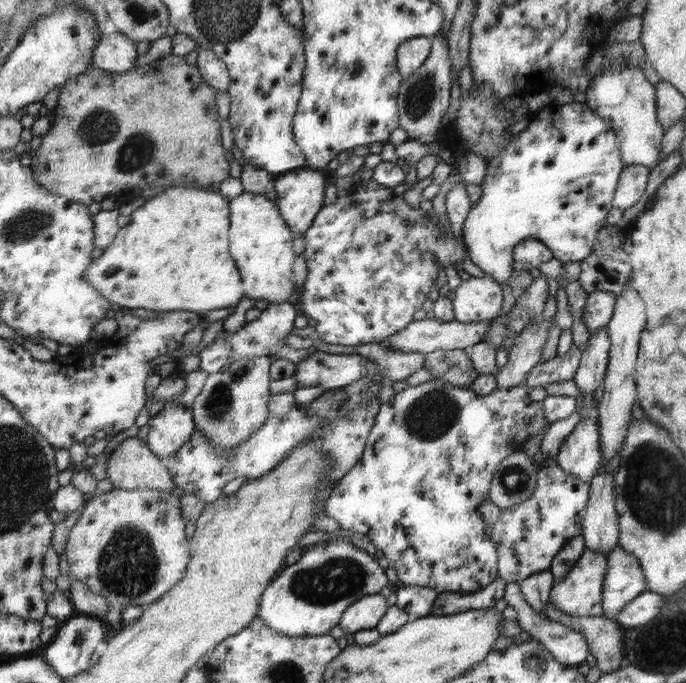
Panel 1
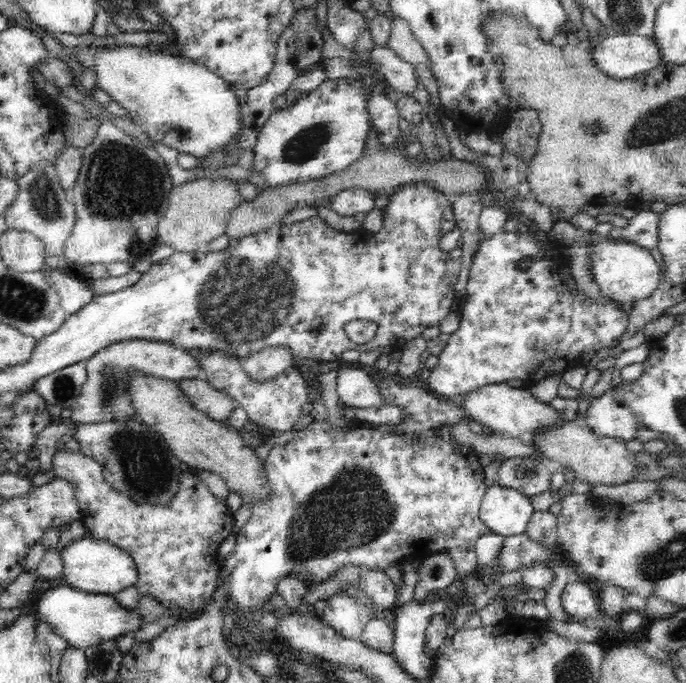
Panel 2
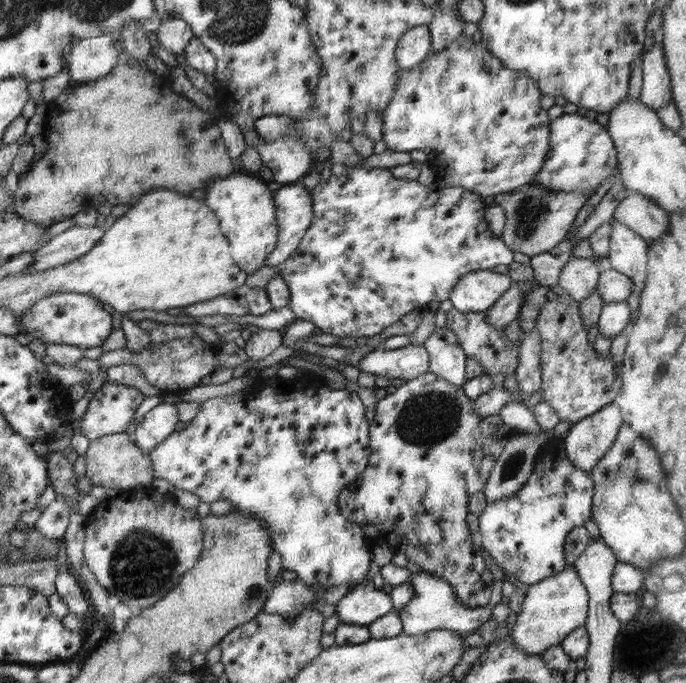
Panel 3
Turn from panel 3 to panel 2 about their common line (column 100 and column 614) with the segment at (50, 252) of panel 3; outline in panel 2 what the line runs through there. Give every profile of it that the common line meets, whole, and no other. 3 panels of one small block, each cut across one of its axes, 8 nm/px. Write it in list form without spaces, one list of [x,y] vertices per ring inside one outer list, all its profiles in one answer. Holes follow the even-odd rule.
[[[639,207],[638,213],[628,220],[626,226],[621,228],[613,227],[606,235],[610,239],[624,239],[634,245],[640,245],[652,250],[660,242],[658,218],[660,218],[660,213],[645,207]]]

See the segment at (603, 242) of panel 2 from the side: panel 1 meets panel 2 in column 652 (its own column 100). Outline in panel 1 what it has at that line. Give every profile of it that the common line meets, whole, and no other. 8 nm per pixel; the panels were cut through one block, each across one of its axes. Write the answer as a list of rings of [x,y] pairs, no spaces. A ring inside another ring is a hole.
[[[168,188],[166,192],[162,192],[162,196],[156,196],[152,200],[148,200],[144,206],[140,206],[138,209],[130,214],[130,221],[125,227],[120,227],[116,233],[115,239],[108,248],[104,248],[102,257],[98,257],[97,260],[93,260],[93,264],[87,268],[87,272],[83,274],[83,277],[95,288],[102,292],[102,296],[106,297],[106,300],[110,300],[110,303],[115,304],[117,308],[124,307],[128,309],[144,308],[146,310],[155,310],[156,312],[168,312],[170,311],[190,311],[199,312],[204,314],[210,312],[210,310],[220,310],[224,308],[231,308],[238,305],[238,302],[242,300],[242,280],[240,280],[240,273],[232,256],[230,256],[230,248],[228,248],[228,226],[230,226],[230,220],[228,220],[228,214],[230,214],[229,199],[226,196],[222,196],[220,192],[212,192],[212,190],[203,188]]]

